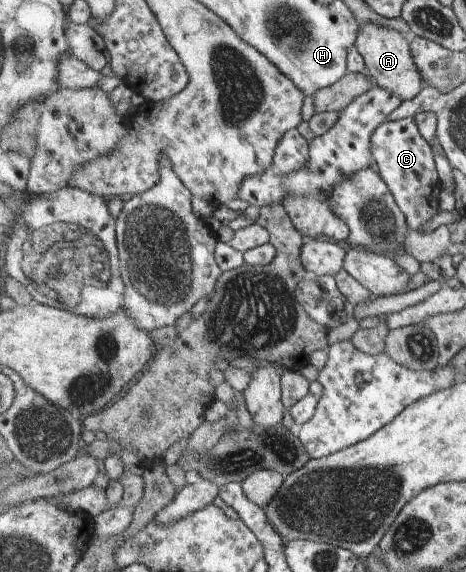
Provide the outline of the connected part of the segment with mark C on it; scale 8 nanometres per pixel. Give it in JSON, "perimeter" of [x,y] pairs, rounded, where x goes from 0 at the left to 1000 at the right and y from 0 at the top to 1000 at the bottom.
{"perimeter":[[[886,203],[820,217],[803,231],[798,248],[800,278],[813,292],[813,302],[826,311],[854,358],[871,374],[878,397],[906,406],[910,393],[946,367],[944,309],[923,250],[906,240]]]}

